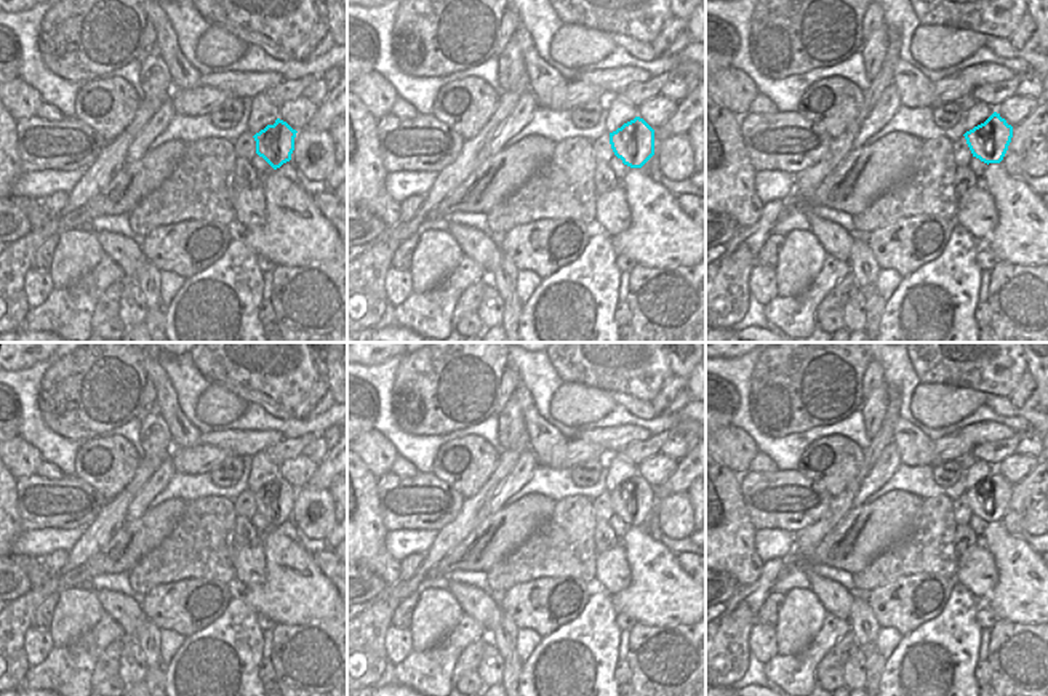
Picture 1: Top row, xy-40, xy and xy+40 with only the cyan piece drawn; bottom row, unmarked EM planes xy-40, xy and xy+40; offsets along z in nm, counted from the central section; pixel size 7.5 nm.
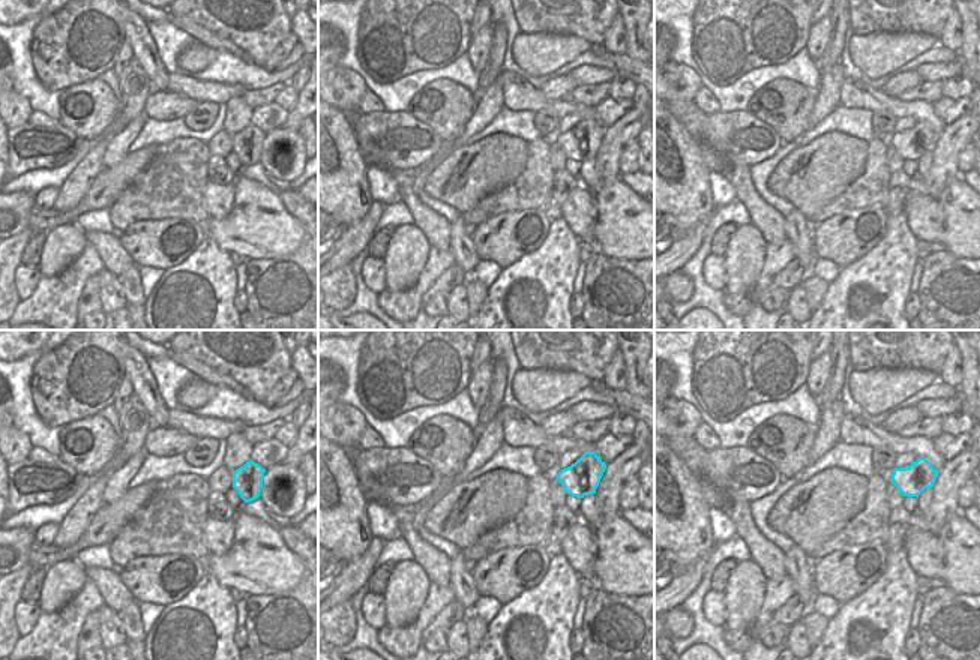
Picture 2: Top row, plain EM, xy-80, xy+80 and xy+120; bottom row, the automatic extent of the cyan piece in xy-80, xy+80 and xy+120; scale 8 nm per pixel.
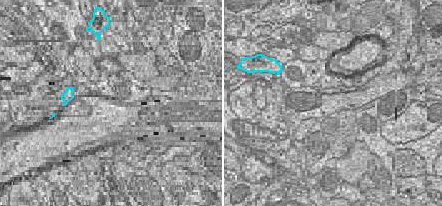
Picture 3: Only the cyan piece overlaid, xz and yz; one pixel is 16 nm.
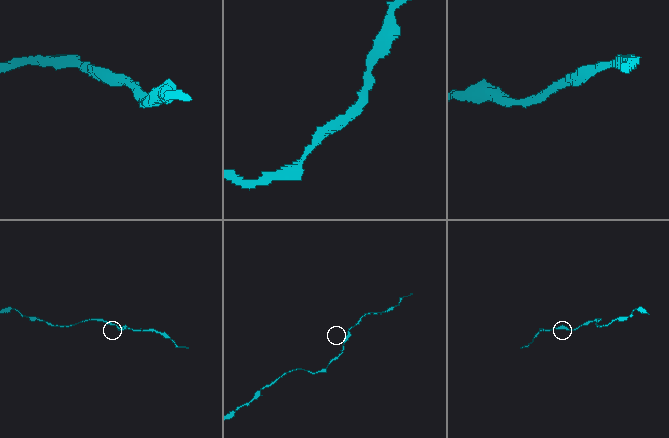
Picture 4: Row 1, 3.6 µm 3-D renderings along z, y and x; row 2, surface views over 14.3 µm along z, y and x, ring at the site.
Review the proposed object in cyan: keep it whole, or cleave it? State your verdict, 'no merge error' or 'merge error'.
no merge error

